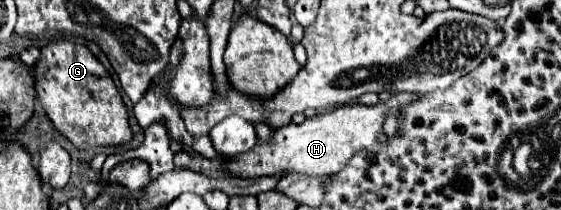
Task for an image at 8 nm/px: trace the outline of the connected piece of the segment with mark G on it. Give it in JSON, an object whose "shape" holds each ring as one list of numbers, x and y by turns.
{"shape":[[55,41,41,49,41,59,35,65,39,101,55,129,65,135,79,151,93,147,123,147,131,143,127,107,109,75,97,57,81,43]]}

